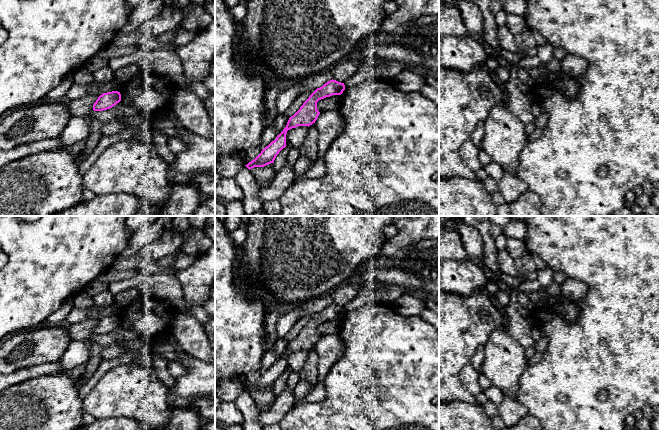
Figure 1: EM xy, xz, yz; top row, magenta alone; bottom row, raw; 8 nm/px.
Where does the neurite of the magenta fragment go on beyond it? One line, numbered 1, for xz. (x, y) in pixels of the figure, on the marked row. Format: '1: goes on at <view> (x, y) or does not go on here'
1: does not go on here

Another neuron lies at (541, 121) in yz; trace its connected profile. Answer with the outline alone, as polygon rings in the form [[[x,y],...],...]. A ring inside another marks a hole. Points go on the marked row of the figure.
[[[542,112],[538,117],[534,119],[533,123],[537,128],[544,130],[547,126],[548,119],[549,114],[547,112]]]

